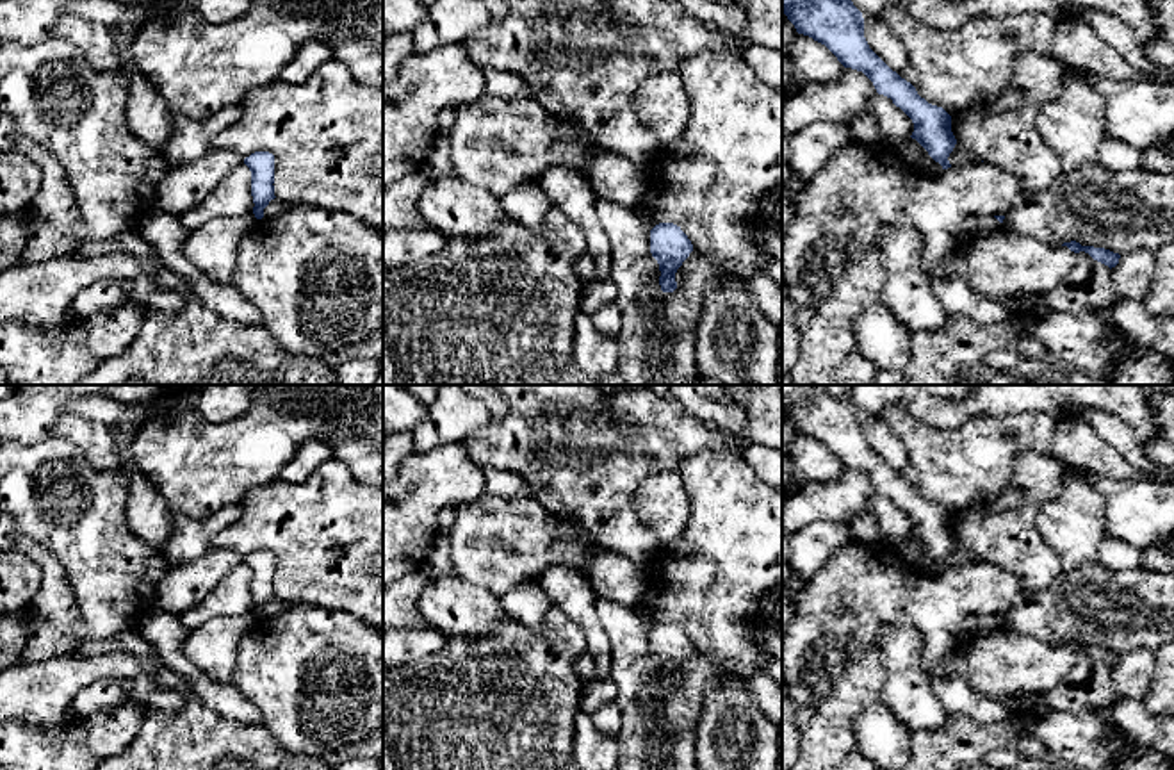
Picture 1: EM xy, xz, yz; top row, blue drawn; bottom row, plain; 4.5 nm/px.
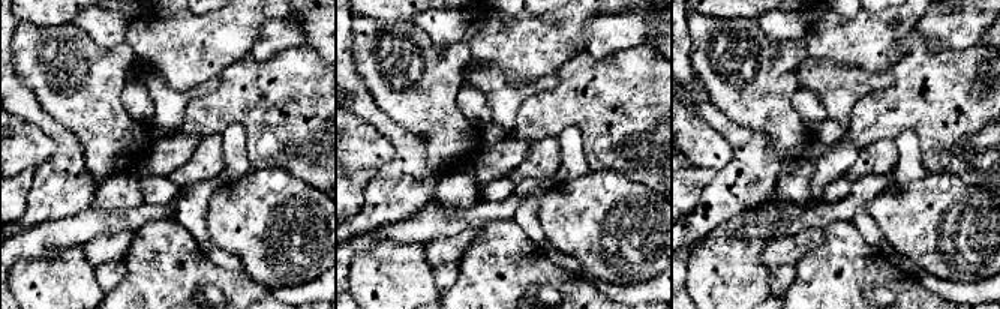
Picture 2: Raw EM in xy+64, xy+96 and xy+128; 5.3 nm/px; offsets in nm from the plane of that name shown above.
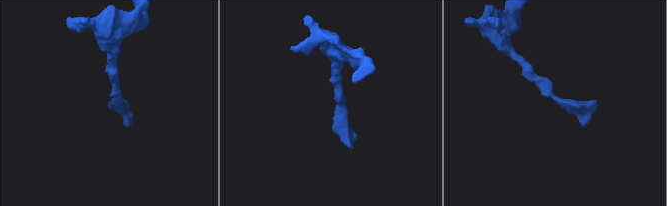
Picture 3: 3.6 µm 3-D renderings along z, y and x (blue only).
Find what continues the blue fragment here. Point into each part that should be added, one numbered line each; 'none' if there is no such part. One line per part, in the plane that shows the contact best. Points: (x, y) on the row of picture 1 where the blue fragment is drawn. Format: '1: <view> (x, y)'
none

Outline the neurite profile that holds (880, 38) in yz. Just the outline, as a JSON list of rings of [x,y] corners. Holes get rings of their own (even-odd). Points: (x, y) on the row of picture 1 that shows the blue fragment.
[[[864,20],[869,48],[896,73],[907,68],[909,53],[900,37],[880,20]]]

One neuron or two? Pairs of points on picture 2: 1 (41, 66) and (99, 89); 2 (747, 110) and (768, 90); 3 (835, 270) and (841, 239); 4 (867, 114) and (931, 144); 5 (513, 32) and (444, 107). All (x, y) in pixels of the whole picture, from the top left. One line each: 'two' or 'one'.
1: one
2: one
3: one
4: one
5: two

